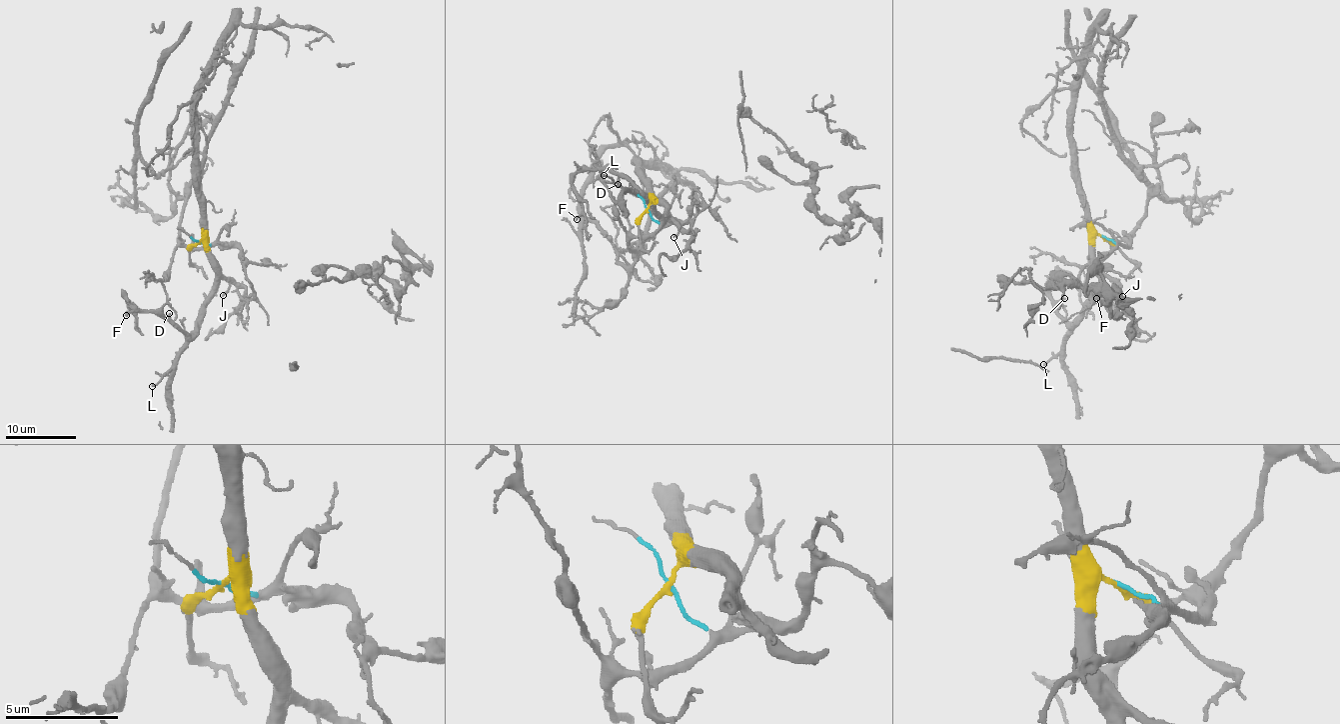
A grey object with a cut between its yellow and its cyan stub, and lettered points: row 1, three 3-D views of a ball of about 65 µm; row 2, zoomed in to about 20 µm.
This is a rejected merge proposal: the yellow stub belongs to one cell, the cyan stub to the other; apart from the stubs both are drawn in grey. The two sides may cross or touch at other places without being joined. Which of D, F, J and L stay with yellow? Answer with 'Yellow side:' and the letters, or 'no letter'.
Yellow side: D, F, J, L

